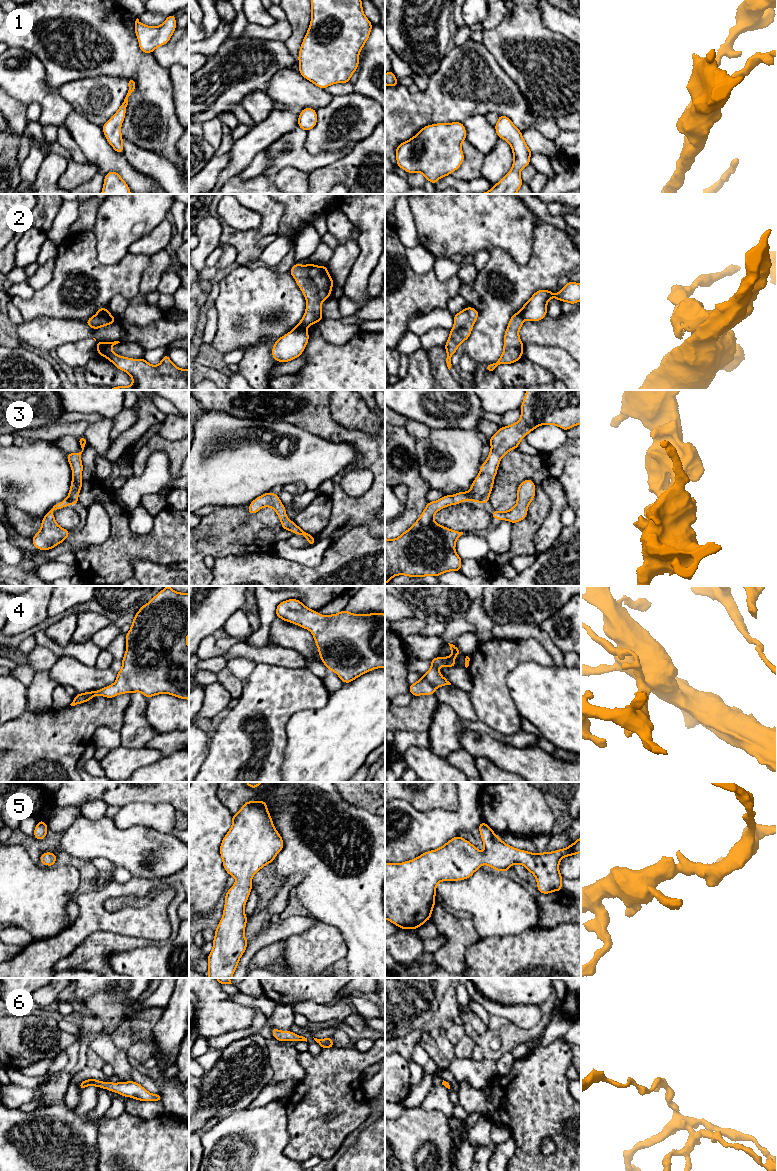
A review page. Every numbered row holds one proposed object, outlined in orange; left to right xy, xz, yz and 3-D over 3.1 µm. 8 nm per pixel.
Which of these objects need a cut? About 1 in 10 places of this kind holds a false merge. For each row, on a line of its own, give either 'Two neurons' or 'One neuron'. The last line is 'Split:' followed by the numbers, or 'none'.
1: One neuron
2: Two neurons
3: One neuron
4: One neuron
5: One neuron
6: One neuron
Split: 2

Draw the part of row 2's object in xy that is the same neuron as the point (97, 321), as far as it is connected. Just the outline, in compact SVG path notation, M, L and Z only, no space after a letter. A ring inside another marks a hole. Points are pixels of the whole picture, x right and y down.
M94 315L90 317L86 324L92 329L99 329L106 325L111 325L116 321L116 318L108 315Z

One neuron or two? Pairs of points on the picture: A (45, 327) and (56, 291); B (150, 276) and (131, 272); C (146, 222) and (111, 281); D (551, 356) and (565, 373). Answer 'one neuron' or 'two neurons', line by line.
A: two neurons
B: two neurons
C: two neurons
D: one neuron

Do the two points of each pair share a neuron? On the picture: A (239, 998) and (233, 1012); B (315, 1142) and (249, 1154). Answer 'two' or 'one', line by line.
A: two
B: two

